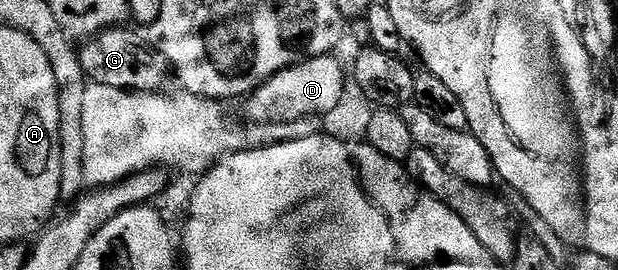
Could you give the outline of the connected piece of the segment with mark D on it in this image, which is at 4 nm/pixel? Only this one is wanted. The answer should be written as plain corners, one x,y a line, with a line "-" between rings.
331,55
302,59
283,71
278,71
269,81
246,96
247,115
255,123
295,123
310,115
322,117
339,105
343,97
343,71

